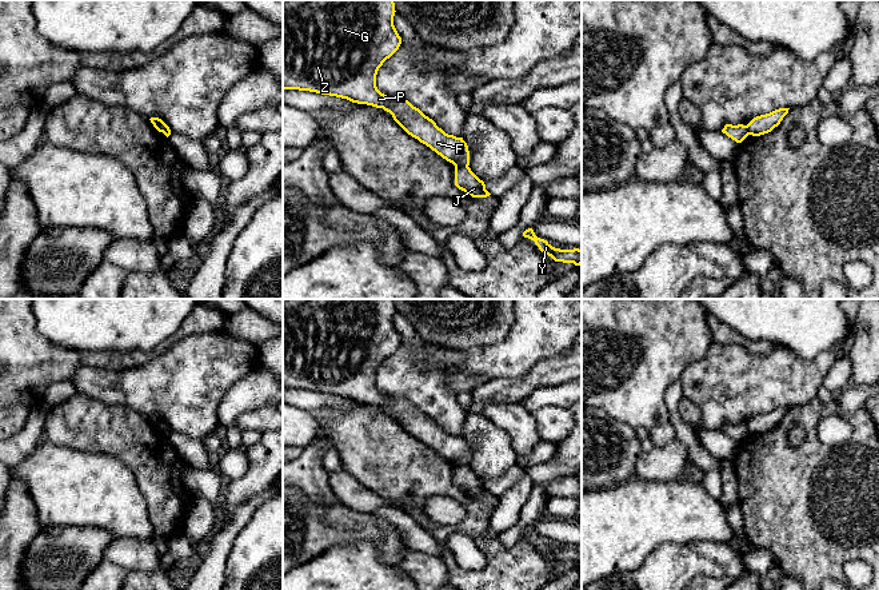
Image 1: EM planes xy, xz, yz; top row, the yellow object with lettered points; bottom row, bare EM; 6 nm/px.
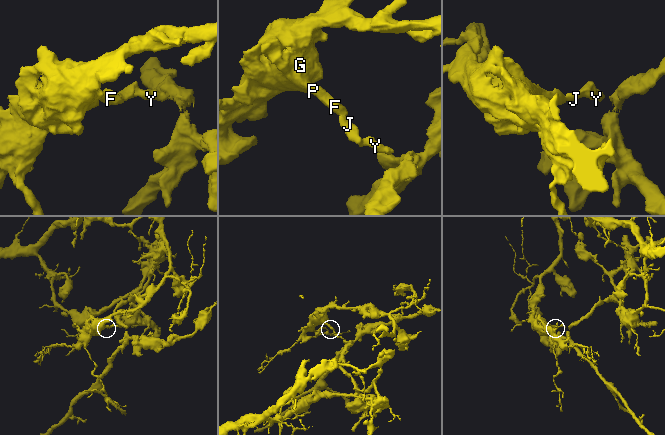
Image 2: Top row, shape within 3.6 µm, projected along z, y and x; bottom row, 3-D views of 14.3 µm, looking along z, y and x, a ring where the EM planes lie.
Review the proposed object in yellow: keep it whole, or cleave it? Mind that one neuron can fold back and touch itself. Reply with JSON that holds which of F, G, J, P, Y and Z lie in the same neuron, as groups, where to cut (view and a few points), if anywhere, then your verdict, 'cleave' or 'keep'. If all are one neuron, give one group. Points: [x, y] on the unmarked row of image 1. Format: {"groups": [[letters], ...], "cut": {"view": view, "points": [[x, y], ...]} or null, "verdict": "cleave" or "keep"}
{"groups": [["F", "G", "P", "Z"], ["J", "Y"]], "cut": {"view": "xz", "points": [[467, 463], [455, 465]]}, "verdict": "cleave"}

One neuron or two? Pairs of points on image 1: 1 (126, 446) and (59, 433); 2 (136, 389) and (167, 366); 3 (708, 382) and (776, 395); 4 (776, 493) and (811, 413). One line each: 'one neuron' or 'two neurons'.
1: one neuron
2: one neuron
3: one neuron
4: one neuron

